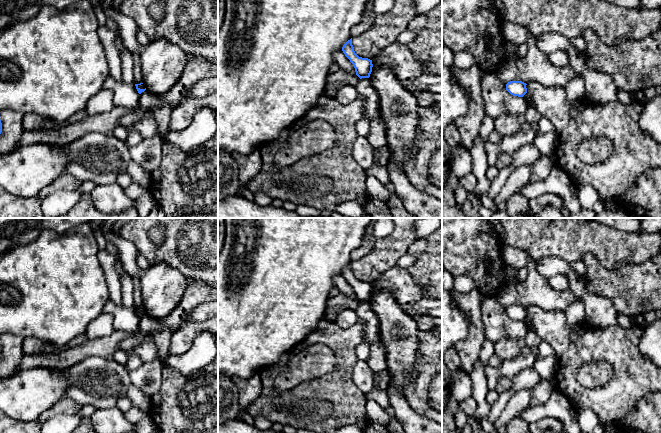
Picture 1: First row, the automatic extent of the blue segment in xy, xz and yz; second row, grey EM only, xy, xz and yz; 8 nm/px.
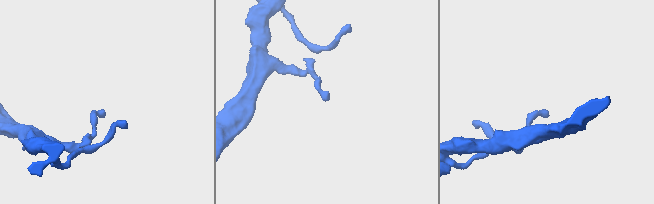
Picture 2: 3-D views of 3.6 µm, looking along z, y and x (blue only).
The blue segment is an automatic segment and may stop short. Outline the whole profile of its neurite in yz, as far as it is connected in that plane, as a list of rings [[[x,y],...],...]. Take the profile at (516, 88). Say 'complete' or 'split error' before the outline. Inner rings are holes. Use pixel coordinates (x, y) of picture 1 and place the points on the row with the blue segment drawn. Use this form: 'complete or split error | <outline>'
complete | [[[510,81],[506,84],[506,90],[513,96],[523,97],[527,93],[526,85],[522,81]]]

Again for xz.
complete | [[[352,38],[343,45],[342,51],[345,54],[345,56],[350,60],[350,62],[353,64],[356,75],[360,79],[370,77],[373,67],[372,60],[368,58],[359,57],[355,53],[354,47],[352,45]]]

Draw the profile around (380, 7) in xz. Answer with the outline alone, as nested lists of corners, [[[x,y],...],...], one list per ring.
[[[374,0],[373,11],[375,16],[386,13],[393,5],[393,0]]]

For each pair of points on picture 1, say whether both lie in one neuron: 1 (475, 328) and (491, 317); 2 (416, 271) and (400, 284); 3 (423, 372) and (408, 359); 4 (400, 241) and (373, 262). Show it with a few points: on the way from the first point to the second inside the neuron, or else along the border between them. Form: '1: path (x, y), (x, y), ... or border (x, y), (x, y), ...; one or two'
1: border (482, 300), (481, 320), (486, 337); two
2: border (406, 269), (425, 288), (426, 292); two
3: border (420, 341), (417, 347), (416, 363), (405, 386); two
4: path (393, 247), (380, 259); one

